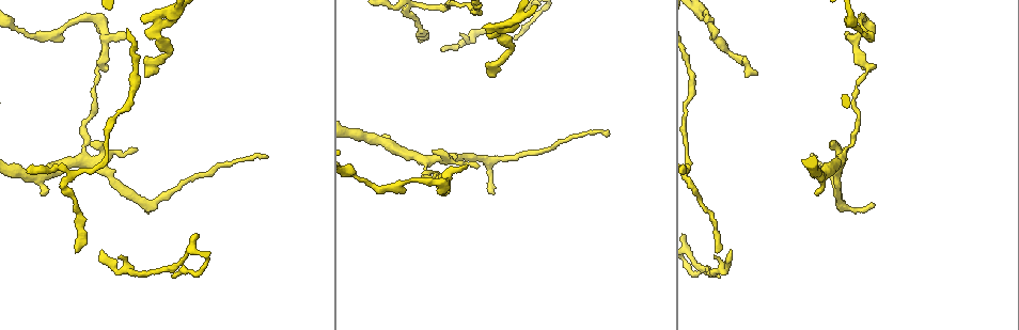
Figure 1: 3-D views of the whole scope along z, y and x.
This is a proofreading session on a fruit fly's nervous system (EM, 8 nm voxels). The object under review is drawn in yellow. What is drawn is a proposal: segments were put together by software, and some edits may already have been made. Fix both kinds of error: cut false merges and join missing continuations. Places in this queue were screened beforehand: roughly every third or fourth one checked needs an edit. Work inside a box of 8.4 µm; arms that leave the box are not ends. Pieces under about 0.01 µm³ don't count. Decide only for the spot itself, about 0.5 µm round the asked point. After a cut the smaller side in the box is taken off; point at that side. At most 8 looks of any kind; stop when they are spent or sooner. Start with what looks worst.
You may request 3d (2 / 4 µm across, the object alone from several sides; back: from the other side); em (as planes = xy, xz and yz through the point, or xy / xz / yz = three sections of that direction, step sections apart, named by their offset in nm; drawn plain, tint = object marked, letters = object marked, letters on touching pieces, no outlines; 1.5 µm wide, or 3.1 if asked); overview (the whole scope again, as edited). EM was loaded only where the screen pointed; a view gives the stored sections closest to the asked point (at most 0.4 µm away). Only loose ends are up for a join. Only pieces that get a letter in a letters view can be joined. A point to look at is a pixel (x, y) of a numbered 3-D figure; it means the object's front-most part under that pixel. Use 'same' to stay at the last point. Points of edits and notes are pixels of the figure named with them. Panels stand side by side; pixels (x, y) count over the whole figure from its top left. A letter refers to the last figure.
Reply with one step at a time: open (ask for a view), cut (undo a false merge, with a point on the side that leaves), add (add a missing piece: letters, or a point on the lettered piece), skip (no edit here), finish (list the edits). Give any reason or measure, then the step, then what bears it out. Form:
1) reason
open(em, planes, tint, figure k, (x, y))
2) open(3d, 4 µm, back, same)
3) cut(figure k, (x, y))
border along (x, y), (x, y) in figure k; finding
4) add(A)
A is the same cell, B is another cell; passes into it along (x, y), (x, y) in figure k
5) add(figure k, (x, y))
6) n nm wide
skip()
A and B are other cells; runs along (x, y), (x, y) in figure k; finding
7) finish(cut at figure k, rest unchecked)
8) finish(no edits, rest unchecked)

branch stops here
open(em, xz, step 8, tint, figure 1, (515, 36))

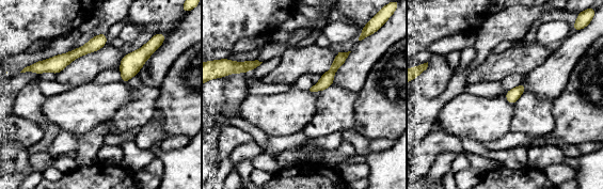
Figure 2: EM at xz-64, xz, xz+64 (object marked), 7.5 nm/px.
cut it another way
open(em, planes, letters, same)

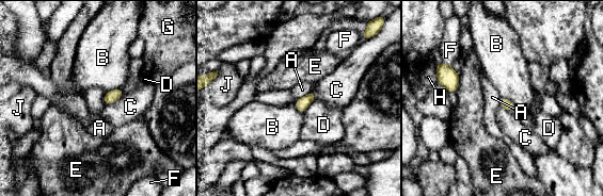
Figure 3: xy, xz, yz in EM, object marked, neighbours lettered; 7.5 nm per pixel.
80 nm wide
skip()
A, B, C, D, E, F, G, H and J are other cells; border along (123, 95), (106, 104) in figure 3; no lettered piece goes on from it

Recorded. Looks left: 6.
an open end
open(em, planes, letters, figure 1, (267, 157))

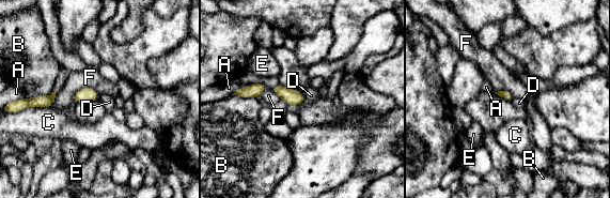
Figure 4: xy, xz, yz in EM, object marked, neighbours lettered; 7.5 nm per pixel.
skip()
A, B, C, D, E and F are other cells; border along (304, 95), (301, 103), (288, 105) in figure 4; none of them fits

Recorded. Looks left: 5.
thin end
open(em, xy, step 4, letters, figure 1, (75, 251))

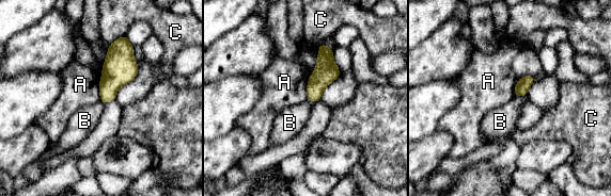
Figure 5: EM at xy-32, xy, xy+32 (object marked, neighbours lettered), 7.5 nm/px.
open(em, planes, letters, same)

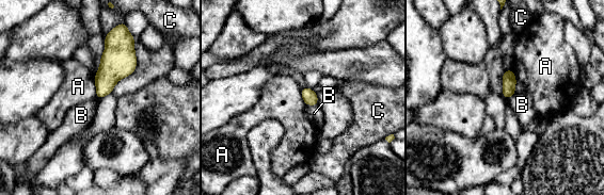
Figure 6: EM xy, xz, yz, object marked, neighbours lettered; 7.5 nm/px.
skip()
A, B and C are other cells; border along (511, 68), (515, 80), (515, 93) in figure 6; none of them fits

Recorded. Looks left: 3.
finish(no edits, rest unchecked)

